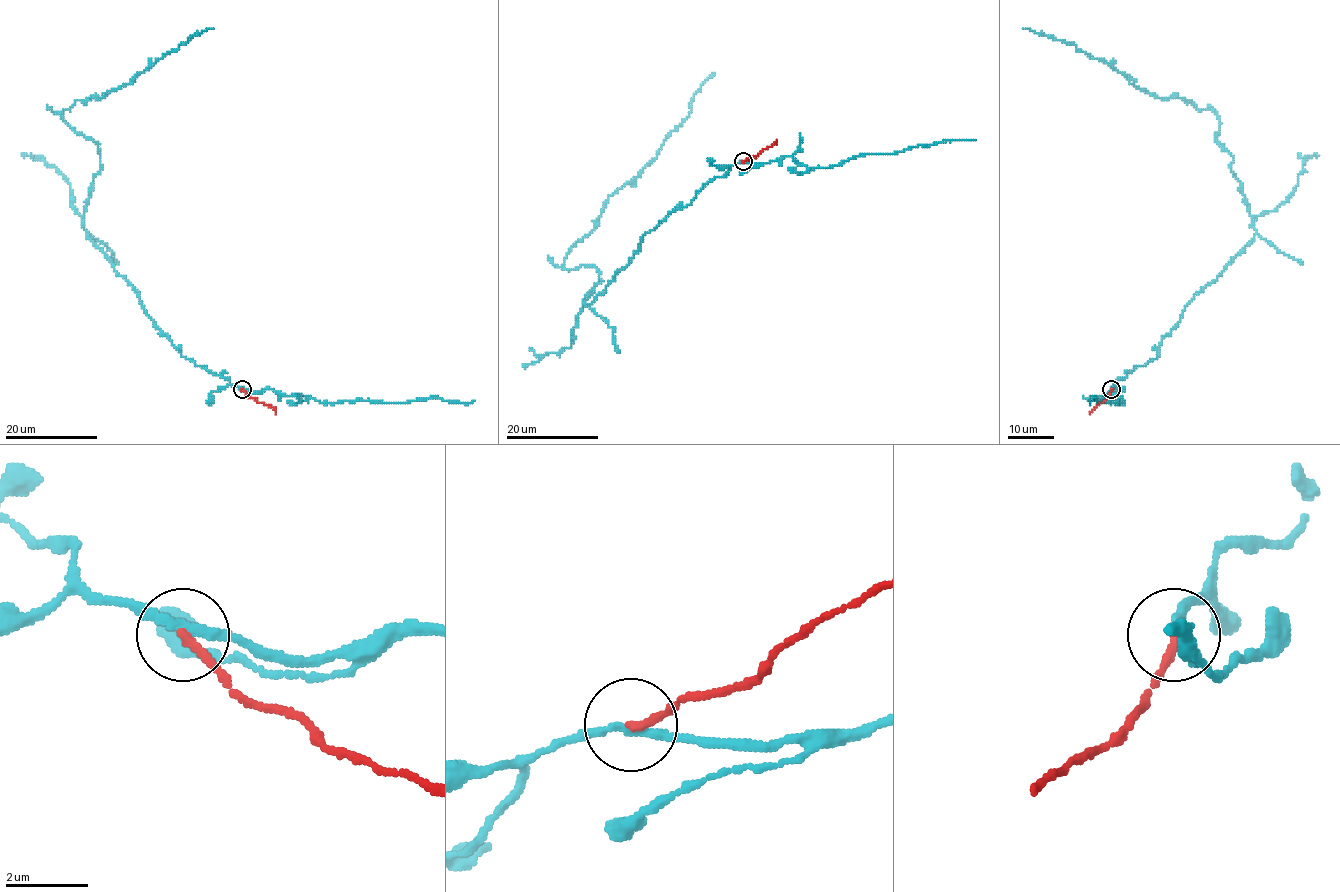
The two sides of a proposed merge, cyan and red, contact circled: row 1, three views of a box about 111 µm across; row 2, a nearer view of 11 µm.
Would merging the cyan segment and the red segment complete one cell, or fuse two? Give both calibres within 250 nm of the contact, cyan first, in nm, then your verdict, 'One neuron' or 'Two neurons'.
Thickness 200 nm (cyan) against 220 nm. Two neurons

